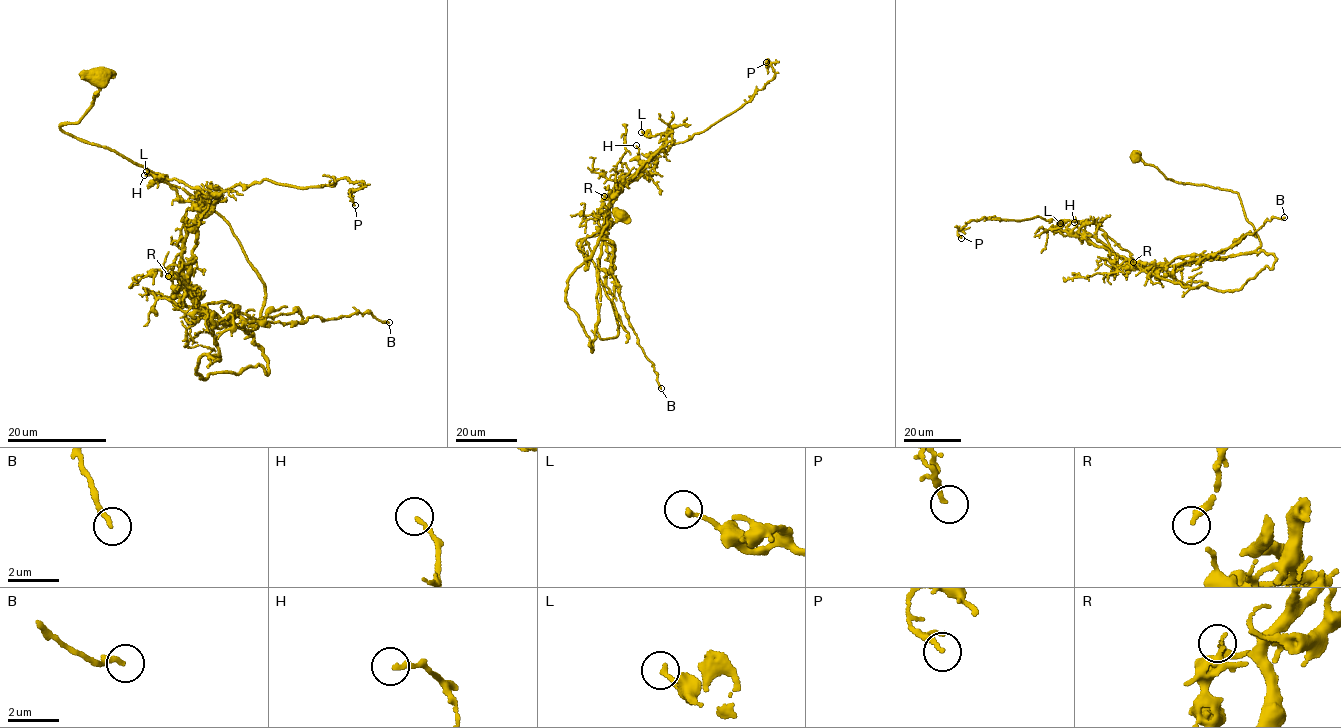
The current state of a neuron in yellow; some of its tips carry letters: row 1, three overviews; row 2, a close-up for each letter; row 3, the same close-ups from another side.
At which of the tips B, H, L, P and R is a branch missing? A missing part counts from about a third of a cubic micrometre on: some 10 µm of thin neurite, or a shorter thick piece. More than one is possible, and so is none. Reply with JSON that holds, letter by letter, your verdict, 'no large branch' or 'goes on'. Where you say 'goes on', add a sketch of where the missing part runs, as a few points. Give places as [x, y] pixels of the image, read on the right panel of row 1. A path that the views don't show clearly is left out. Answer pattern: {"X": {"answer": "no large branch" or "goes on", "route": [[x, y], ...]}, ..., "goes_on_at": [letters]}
{"B": {"answer": "no large branch"}, "H": {"answer": "no large branch"}, "L": {"answer": "no large branch"}, "P": {"answer": "no large branch"}, "R": {"answer": "no large branch"}, "goes_on_at": []}

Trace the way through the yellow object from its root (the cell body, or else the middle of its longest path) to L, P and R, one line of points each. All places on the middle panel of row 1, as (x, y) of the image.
L: (622, 215), (576, 242), (618, 325), (604, 339), (596, 296), (610, 195), (672, 132), (641, 132)
P: (622, 215), (576, 242), (618, 325), (604, 339), (610, 195), (666, 143), (749, 101), (766, 62)
R: (622, 215), (576, 242), (618, 325), (604, 339), (596, 296), (604, 216), (610, 195), (633, 179), (604, 196)

